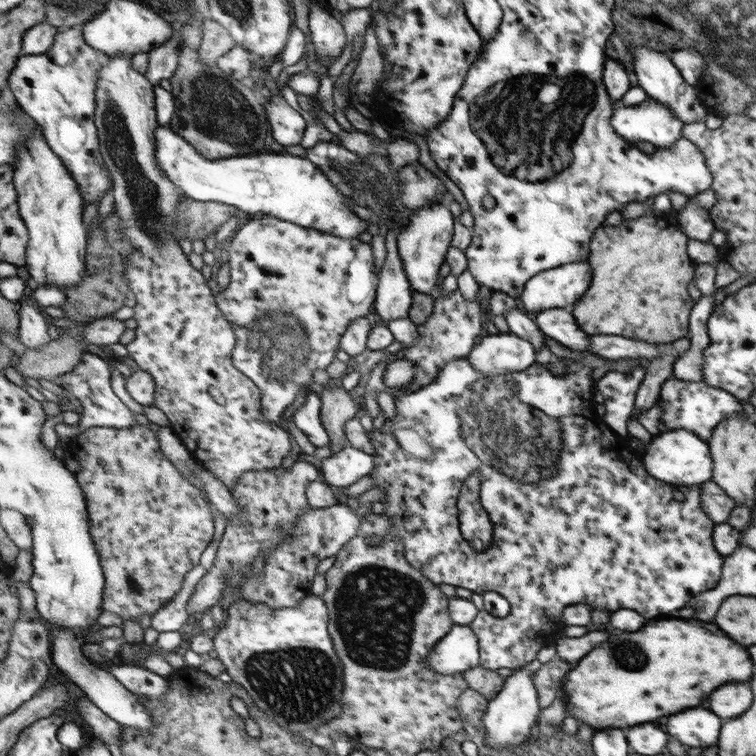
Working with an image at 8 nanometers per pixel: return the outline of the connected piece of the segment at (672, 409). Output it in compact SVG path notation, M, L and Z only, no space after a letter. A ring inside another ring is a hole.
M674 374L662 384L657 403L662 405L662 411L664 411L659 424L663 431L678 428L690 429L706 441L712 438L714 427L718 426L718 423L722 423L722 420L744 414L741 401L736 399L732 393L726 392L726 389L716 388L704 381L678 380L678 378L674 378Z

